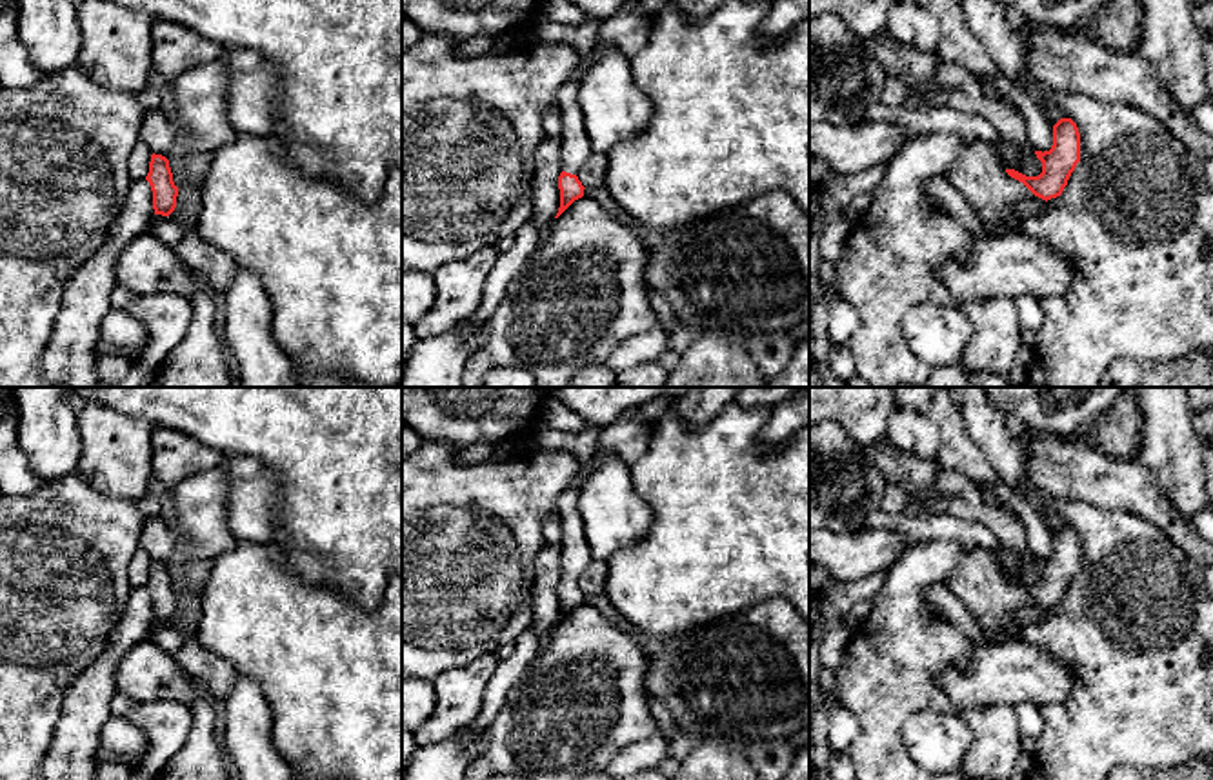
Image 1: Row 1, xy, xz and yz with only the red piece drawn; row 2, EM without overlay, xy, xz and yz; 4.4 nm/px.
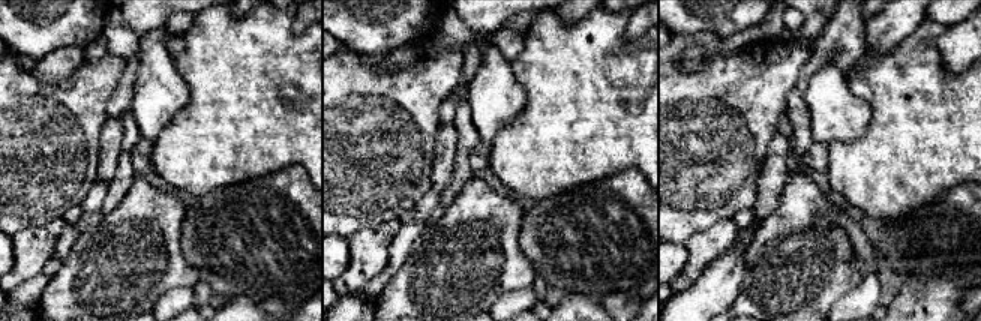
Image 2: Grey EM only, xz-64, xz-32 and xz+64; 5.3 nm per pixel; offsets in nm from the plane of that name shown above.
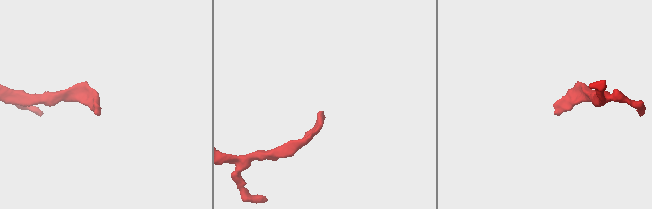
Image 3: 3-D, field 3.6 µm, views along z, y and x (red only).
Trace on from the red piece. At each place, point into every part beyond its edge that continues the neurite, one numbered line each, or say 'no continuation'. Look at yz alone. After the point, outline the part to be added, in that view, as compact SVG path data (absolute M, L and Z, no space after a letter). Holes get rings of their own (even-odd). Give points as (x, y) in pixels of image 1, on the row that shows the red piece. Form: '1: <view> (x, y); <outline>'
no continuation

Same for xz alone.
1: xz (628, 30); M638 0L626 2L615 15L600 22L591 56L580 67L575 67L571 78L556 95L562 118L562 171L578 176L593 153L578 104L584 73L600 58L606 47L615 47L626 58L633 58L646 47L651 25L653 16L640 7Z

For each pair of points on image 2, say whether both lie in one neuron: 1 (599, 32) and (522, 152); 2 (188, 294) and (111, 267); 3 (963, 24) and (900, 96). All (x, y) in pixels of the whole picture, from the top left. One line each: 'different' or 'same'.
1: same
2: different
3: different

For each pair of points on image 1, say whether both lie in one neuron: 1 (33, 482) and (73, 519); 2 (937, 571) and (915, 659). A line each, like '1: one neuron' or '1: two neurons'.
1: two neurons
2: one neuron

